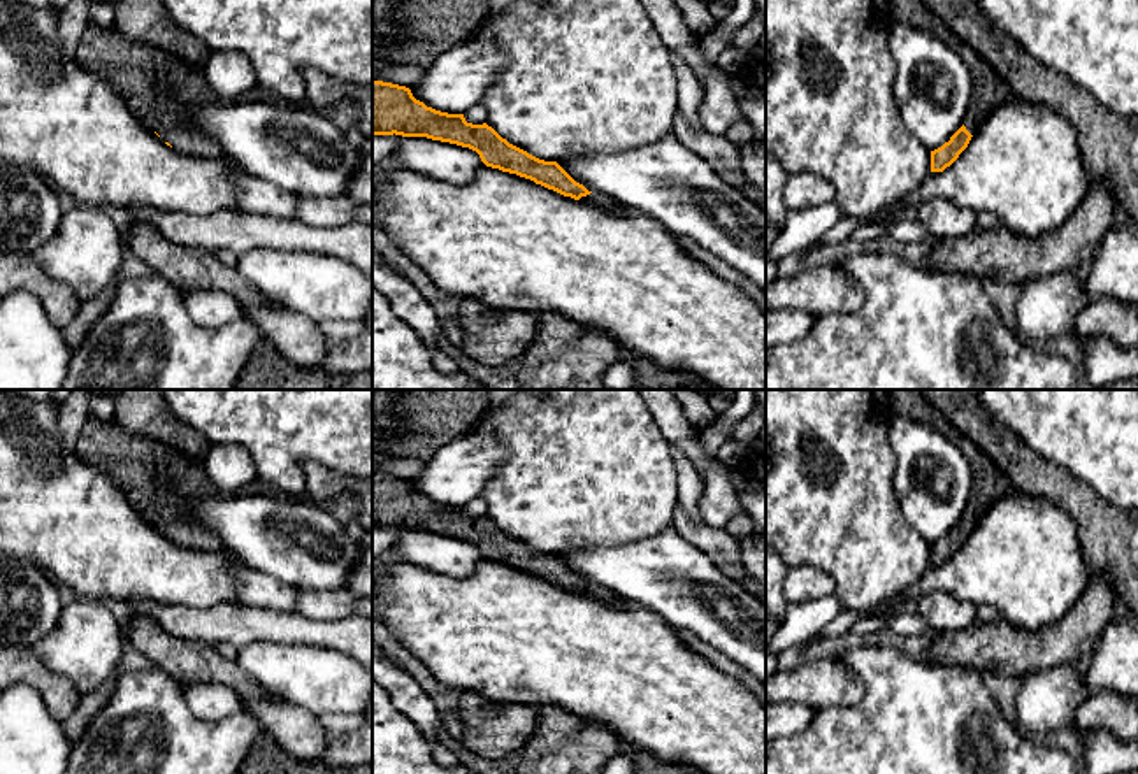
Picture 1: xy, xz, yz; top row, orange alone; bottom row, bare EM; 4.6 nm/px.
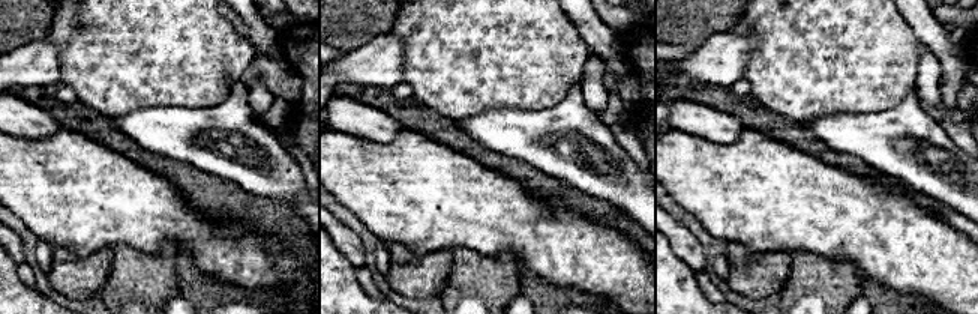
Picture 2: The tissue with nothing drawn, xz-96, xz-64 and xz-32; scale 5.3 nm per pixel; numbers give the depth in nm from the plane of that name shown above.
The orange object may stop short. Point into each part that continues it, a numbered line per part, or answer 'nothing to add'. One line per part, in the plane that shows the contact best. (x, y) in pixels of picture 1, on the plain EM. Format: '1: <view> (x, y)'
1: xz (594, 592)

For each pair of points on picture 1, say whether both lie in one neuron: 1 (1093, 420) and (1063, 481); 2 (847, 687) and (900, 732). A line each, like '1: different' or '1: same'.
1: different
2: different

